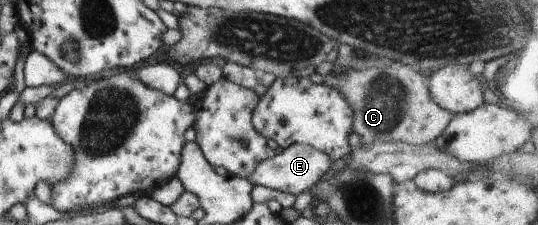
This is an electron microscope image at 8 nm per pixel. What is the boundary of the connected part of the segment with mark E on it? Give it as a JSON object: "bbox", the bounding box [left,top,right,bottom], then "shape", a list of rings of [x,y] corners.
{"bbox":[247,144,334,196],"shape":[[[297,144],[283,149],[271,159],[262,161],[247,180],[254,186],[260,185],[297,196],[301,192],[308,192],[332,166],[334,163],[325,153],[305,144]]]}

